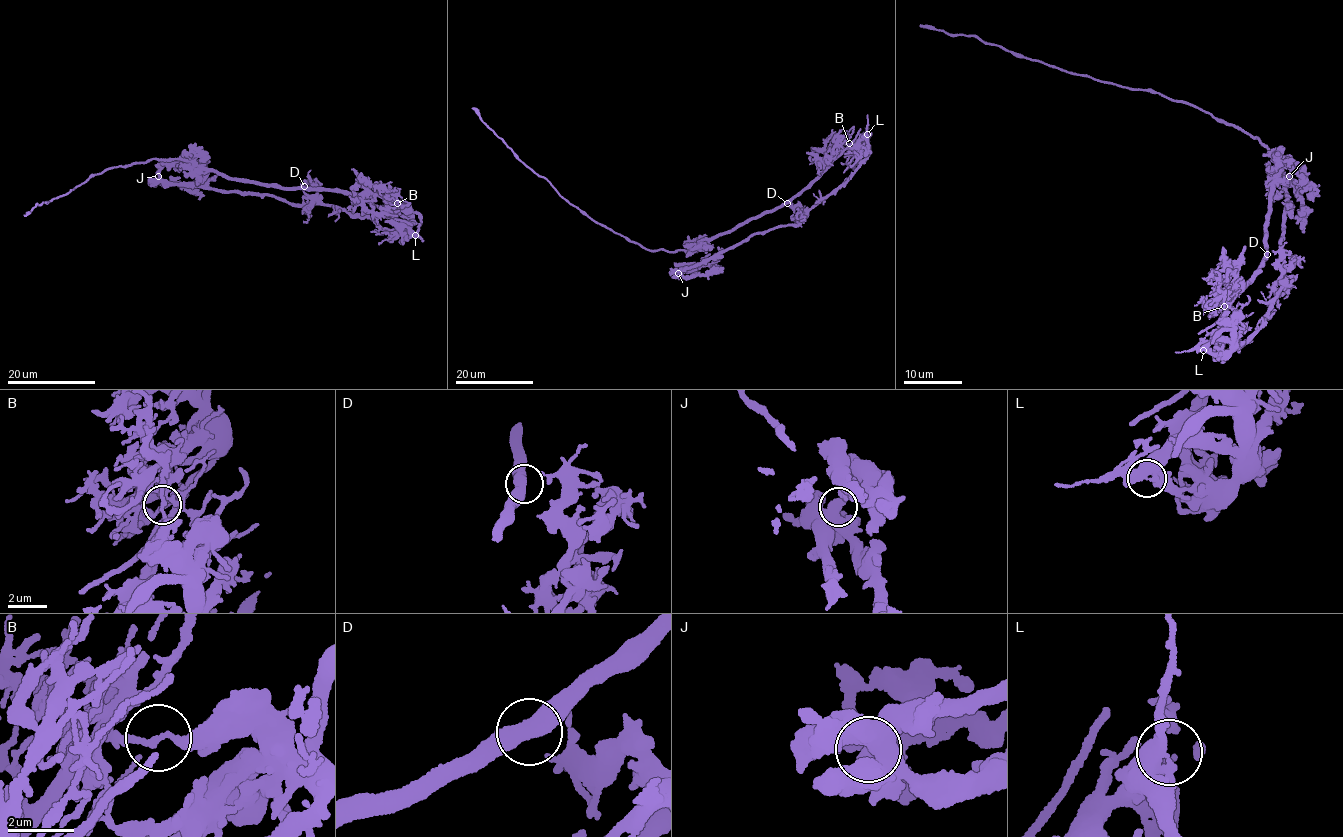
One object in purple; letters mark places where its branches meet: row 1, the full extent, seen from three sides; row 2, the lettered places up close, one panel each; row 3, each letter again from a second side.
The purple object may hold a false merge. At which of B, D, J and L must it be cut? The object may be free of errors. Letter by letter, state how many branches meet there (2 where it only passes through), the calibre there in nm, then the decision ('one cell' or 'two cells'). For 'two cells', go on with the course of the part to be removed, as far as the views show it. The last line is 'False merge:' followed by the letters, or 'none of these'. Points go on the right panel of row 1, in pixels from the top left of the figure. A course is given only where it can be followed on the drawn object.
B: branches 2; calibre 180 nm; two cells; course (1224, 307), (1225, 294), (1265, 255), (1280, 162), (1267, 147), (1152, 91), (919, 24)
D: branches 2; calibre 500 nm; one cell
J: branches 3; calibre 440 nm; one cell
L: branches 2; calibre 460 nm; one cell
False merge: B

